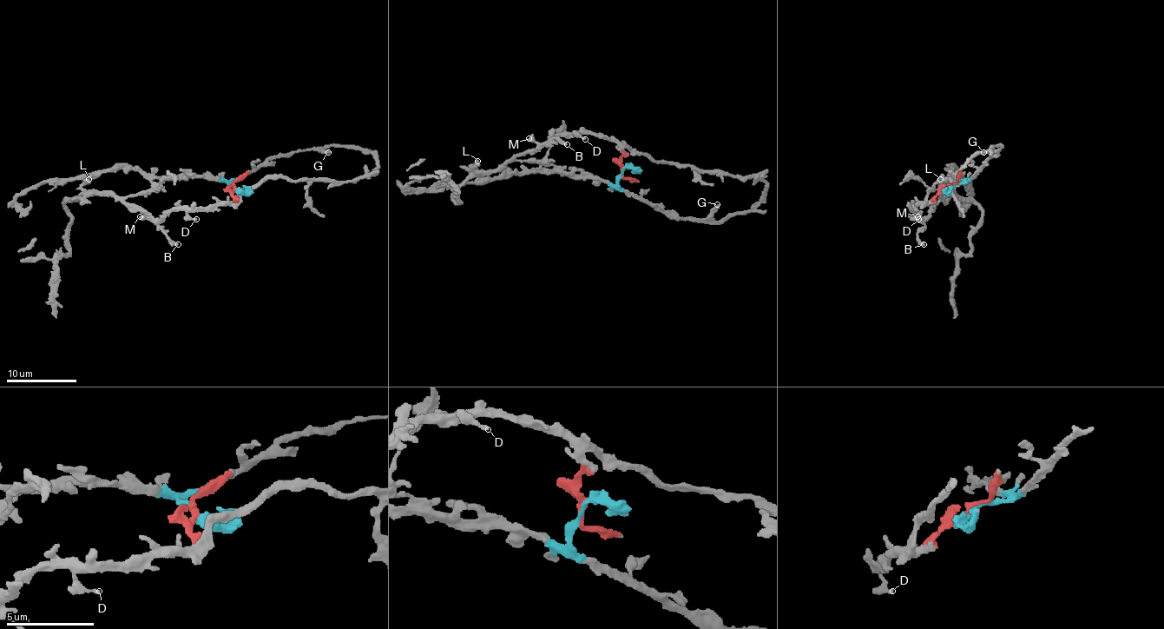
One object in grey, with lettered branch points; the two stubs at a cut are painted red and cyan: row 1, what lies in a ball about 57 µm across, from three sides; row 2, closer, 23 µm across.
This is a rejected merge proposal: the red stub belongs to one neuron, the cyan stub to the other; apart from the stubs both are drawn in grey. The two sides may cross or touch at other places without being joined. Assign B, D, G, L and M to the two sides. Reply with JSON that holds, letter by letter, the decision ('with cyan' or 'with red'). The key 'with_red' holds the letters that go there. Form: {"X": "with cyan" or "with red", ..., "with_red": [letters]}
{"B": "with red", "D": "with red", "G": "with cyan", "L": "with red", "M": "with red", "with_red": ["B", "D", "L", "M"]}

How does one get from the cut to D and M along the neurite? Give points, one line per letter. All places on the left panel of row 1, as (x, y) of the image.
D: (234, 186), (233, 200), (227, 203), (203, 210), (190, 210), (187, 214), (196, 219)
M: (234, 186), (233, 200), (227, 203), (203, 210), (167, 210), (159, 219), (147, 219), (140, 215)

